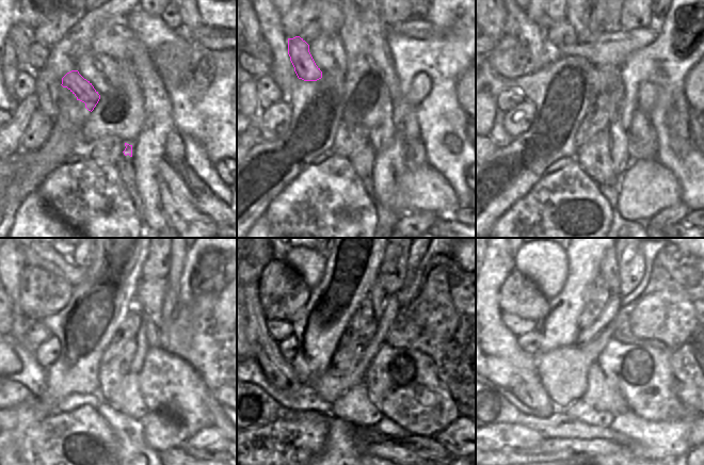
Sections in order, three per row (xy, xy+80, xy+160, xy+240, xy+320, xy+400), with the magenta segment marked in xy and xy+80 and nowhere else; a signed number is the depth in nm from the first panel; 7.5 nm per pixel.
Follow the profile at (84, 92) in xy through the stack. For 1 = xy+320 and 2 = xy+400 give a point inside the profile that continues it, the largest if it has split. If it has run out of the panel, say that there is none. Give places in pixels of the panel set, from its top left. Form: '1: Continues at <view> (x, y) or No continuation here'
1: Continues at xy+320 (264, 259)
2: Continues at xy+400 (501, 259)

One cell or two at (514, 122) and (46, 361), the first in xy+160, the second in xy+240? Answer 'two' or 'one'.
one

